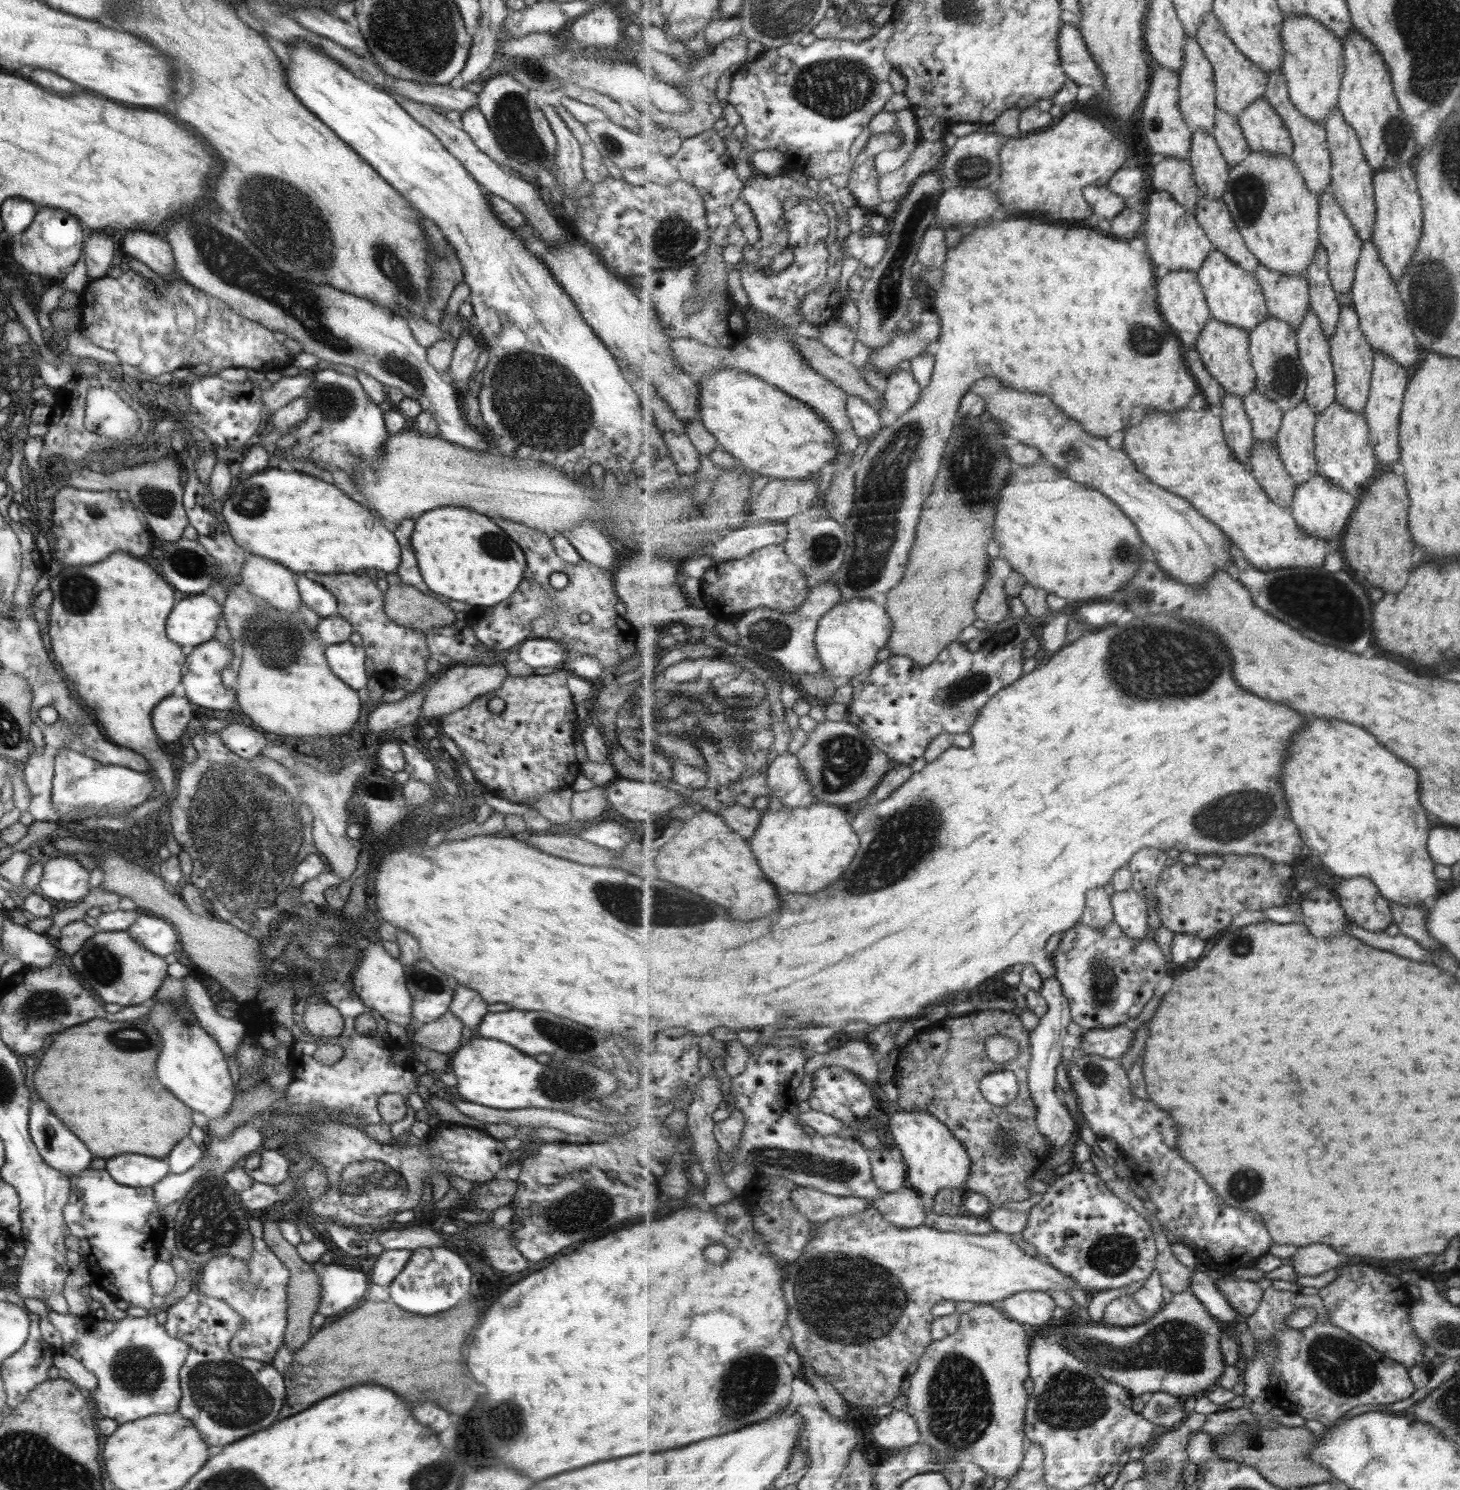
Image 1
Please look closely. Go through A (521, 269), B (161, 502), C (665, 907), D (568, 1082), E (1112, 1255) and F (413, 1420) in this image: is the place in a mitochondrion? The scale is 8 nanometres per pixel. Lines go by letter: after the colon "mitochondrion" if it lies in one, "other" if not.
A: other
B: mitochondrion
C: mitochondrion
D: mitochondrion
E: mitochondrion
F: other

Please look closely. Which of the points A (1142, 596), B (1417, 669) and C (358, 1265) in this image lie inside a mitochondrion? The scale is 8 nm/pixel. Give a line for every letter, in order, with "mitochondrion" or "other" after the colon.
A: mitochondrion
B: other
C: other

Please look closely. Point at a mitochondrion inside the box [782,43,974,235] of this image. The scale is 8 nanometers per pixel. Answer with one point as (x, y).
(836, 88)

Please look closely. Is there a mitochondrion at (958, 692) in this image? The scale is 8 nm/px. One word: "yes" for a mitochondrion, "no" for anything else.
yes

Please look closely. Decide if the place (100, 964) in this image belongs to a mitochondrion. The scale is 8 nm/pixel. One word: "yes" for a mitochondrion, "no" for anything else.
yes

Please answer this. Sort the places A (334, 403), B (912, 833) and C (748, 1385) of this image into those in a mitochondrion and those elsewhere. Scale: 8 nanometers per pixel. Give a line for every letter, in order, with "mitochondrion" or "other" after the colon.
A: mitochondrion
B: mitochondrion
C: mitochondrion

